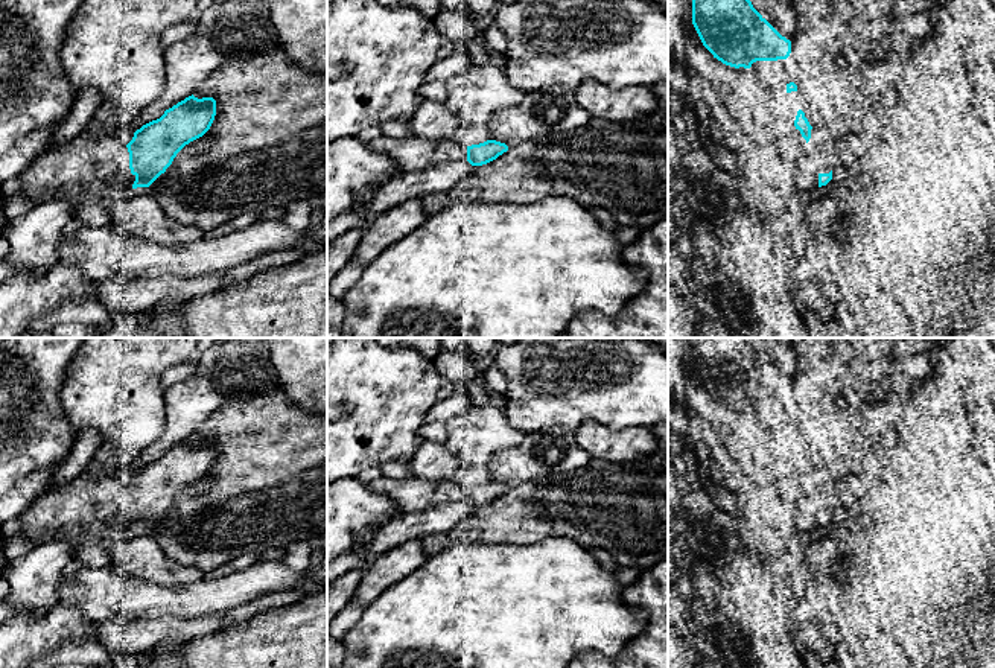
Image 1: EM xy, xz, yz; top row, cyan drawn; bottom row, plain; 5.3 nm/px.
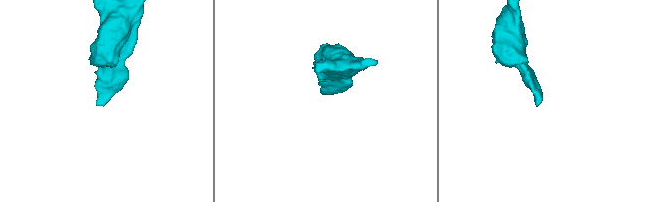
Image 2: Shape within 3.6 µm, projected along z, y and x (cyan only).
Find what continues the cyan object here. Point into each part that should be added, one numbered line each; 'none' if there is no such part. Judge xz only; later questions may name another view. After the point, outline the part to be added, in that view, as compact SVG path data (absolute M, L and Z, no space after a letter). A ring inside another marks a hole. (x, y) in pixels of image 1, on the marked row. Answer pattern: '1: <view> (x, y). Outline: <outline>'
1: xz (410, 154). Outline: M380 135L368 142L367 146L371 151L391 158L396 166L396 172L393 175L382 178L370 190L364 192L351 208L353 212L359 213L368 225L376 218L370 208L371 201L377 189L385 181L397 175L424 170L438 164L467 161L467 146L456 143L452 138L435 140L417 135L394 138Z

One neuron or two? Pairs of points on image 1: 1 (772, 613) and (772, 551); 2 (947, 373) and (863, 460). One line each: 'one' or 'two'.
1: two
2: two

